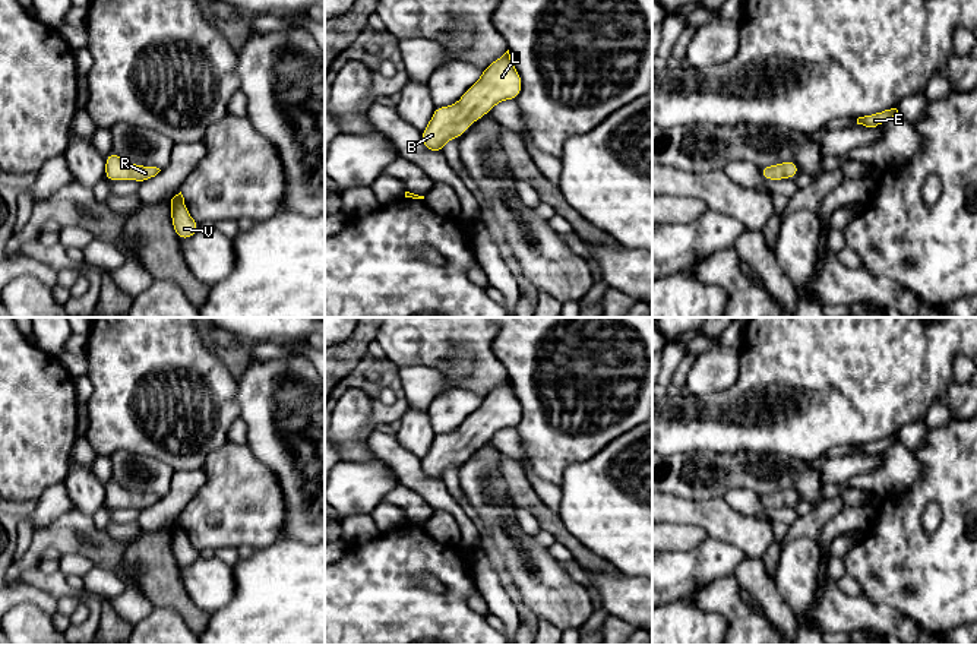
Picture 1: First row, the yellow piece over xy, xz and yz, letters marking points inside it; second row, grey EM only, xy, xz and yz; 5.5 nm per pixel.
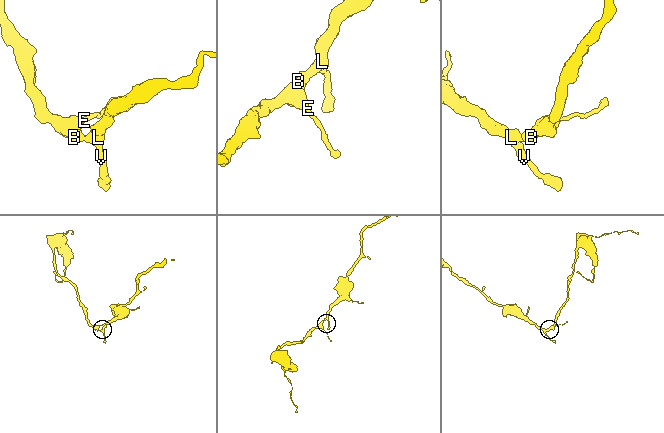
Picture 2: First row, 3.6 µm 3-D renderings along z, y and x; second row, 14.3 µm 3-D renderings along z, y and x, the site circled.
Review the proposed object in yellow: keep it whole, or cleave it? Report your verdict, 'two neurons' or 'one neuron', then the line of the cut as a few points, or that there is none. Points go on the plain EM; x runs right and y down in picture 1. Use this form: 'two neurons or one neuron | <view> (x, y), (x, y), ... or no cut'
one neuron | no cut

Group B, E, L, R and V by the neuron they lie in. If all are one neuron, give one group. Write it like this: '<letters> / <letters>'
B E L R V

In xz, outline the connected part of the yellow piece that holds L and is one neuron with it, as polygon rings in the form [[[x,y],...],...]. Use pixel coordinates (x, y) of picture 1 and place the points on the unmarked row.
[[[508,377],[483,398],[455,433],[434,436],[431,448],[421,459],[424,475],[442,481],[448,468],[459,467],[469,452],[488,442],[496,431],[518,427],[521,417],[522,407]]]

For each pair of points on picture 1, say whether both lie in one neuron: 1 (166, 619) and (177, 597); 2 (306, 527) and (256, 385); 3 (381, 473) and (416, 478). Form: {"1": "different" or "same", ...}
{"1": "different", "2": "same", "3": "different"}

